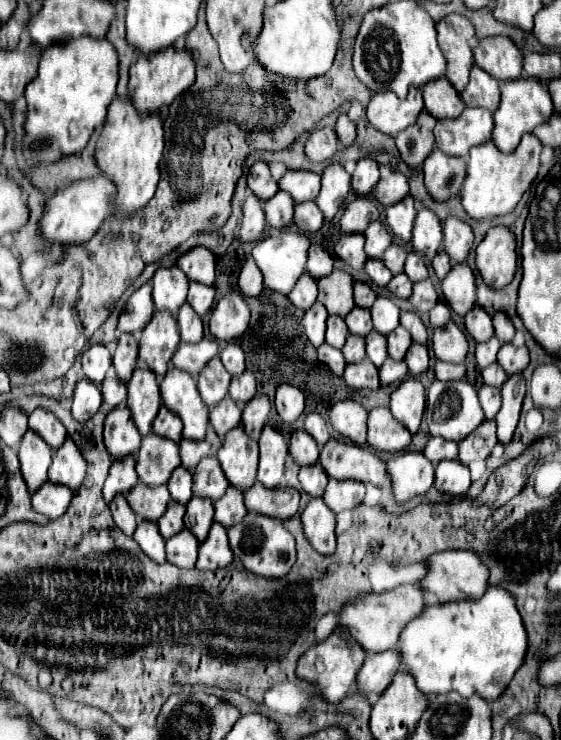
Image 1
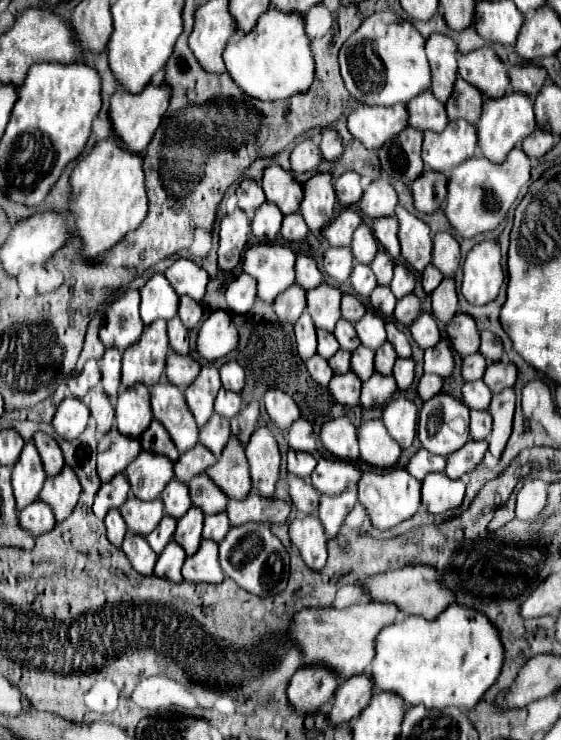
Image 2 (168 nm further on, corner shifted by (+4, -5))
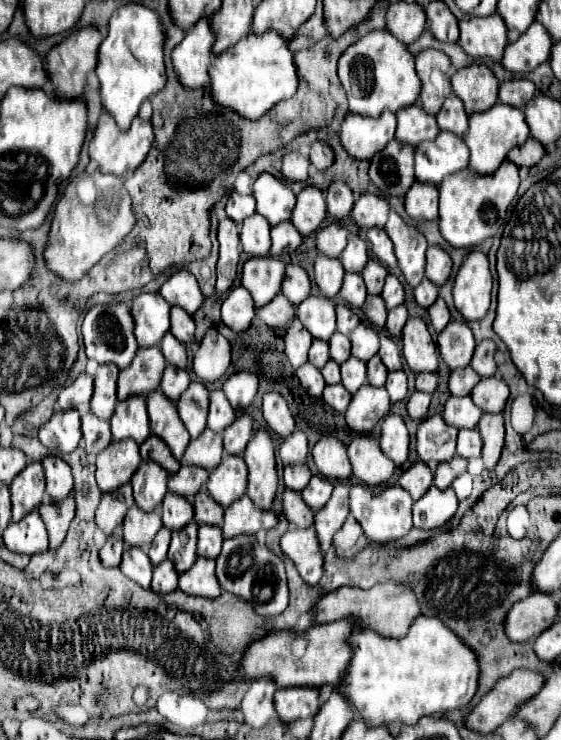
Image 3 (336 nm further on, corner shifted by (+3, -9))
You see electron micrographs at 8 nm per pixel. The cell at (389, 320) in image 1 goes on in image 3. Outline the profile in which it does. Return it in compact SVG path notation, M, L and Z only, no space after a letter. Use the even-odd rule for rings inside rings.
M359 324L353 332L351 332L351 354L359 360L369 360L379 352L379 332L367 324Z

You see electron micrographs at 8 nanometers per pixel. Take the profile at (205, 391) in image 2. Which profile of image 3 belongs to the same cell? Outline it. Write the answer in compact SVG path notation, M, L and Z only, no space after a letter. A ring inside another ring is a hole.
M191 382L177 402L179 416L189 430L191 438L197 438L207 428L209 412L209 390L203 382Z

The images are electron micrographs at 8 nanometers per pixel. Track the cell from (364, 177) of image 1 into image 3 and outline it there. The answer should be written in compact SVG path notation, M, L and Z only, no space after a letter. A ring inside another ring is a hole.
M333 182L327 188L327 212L335 218L345 218L355 204L353 190L345 182Z

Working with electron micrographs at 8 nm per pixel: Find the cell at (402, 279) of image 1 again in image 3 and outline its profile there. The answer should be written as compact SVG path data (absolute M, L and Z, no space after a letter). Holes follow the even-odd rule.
M377 294L377 296L367 296L367 302L363 304L363 312L369 318L369 322L373 322L375 326L383 328L385 320L387 320L387 306L385 300Z

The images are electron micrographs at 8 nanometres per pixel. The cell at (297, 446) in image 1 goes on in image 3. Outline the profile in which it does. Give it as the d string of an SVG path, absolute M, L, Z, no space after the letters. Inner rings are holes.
M305 464L303 466L285 466L283 480L285 480L287 488L291 488L295 492L301 492L311 480L311 470Z

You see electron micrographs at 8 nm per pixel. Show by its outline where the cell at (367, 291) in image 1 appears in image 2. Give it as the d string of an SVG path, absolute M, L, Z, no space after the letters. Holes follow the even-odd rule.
M344 294L342 296L342 318L348 320L348 322L356 322L364 316L366 308L362 306L362 302L354 296L354 294Z

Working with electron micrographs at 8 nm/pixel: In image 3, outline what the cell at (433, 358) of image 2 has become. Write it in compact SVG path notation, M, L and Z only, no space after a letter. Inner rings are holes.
M419 372L417 374L417 390L433 392L439 384L439 374L437 372Z

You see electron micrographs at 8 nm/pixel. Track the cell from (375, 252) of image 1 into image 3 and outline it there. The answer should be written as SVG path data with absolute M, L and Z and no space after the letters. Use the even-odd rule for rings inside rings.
M351 234L349 236L349 244L345 248L345 252L341 252L341 262L343 262L343 268L345 272L361 272L369 260L369 250L367 250L367 242L357 236L357 234Z

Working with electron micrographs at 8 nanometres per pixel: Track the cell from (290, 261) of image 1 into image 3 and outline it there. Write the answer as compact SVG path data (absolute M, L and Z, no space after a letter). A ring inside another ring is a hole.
M271 256L249 258L243 264L241 284L251 292L255 300L255 308L269 304L281 292L285 268L287 264L283 260Z

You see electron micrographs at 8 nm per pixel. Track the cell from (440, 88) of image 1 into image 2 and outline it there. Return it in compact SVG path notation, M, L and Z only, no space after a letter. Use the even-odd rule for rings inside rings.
M430 90L412 98L406 104L406 108L408 108L408 126L412 126L416 130L442 132L448 124L444 104L440 100L436 100Z

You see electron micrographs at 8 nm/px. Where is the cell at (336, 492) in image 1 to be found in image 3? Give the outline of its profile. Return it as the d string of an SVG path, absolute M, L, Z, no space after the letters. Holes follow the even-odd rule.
M335 484L329 502L319 512L315 512L315 530L321 544L321 552L329 550L335 532L343 526L347 516L349 516L349 488L343 484Z

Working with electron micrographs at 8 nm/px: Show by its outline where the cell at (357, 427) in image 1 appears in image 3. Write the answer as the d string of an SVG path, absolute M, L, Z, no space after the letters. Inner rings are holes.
M323 436L311 450L315 466L319 474L327 476L329 480L335 478L349 478L351 476L351 462L347 456L347 446L335 436Z

